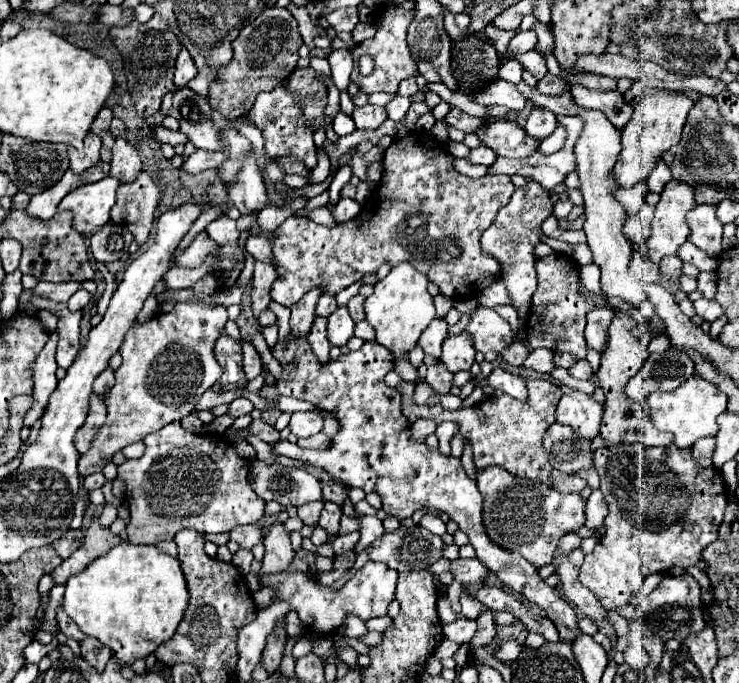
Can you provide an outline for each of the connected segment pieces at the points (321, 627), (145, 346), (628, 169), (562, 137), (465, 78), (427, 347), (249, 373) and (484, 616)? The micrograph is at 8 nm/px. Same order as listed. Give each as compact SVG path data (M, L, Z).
M368 561L362 569L358 569L338 591L318 583L312 575L302 571L284 569L272 575L260 575L260 585L274 589L276 601L286 601L290 605L290 611L298 613L304 627L320 635L328 635L336 631L350 613L354 613L362 621L388 615L388 605L394 601L396 581L398 581L398 573L394 569L374 561Z
M208 271L190 287L194 301L178 303L170 313L158 313L146 323L132 323L120 345L122 365L115 371L116 382L106 393L106 423L96 431L90 449L80 455L80 475L102 471L112 455L128 443L142 441L146 433L192 413L200 395L220 379L222 369L214 359L214 345L224 333L228 313L224 305L206 303L208 297L216 295L216 289L218 279L214 271Z
M634 83L624 95L625 99L633 99L634 113L628 125L622 131L622 151L618 155L618 161L612 169L614 179L622 187L632 187L636 181L646 179L654 163L662 157L664 151L674 147L678 143L678 137L682 135L682 127L686 123L686 115L692 109L692 99L688 99L684 93L665 91L660 89L639 87Z
M556 125L556 131L550 135L550 137L546 137L546 141L542 141L540 143L540 153L544 153L544 155L552 155L552 153L556 153L556 151L560 151L562 147L564 147L564 143L566 143L566 129L564 129L564 125Z
M444 11L444 27L454 43L450 69L458 79L458 91L464 95L472 95L472 93L482 91L486 85L494 83L498 79L498 69L500 69L500 53L496 51L496 47L488 39L482 39L480 33L470 33L466 15L462 15L462 13L452 15L452 13Z
M436 317L420 335L418 339L418 345L428 353L432 355L434 359L440 357L442 353L442 341L444 337L448 335L448 323L442 319L442 317Z
M242 345L242 357L244 357L244 375L248 381L252 381L254 377L258 377L262 373L262 363L260 363L260 355L254 349L254 345Z
M486 609L484 613L480 613L480 617L478 617L476 621L478 621L478 631L476 631L476 635L472 637L470 645L472 645L472 647L488 645L488 643L494 639L494 635L496 635L494 611L492 611L492 609Z

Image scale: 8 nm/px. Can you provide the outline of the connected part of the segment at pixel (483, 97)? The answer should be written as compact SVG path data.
M498 79L498 85L490 85L490 89L484 89L480 93L480 97L470 97L474 101L478 101L480 105L504 105L512 111L522 111L528 103L528 99L516 89L514 83L508 83L504 79Z

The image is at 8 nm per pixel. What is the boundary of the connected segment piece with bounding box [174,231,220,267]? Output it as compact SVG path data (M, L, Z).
M200 231L194 237L194 241L182 253L176 255L174 263L176 267L200 267L204 265L206 257L218 257L218 251L220 251L218 243L212 241L206 231Z

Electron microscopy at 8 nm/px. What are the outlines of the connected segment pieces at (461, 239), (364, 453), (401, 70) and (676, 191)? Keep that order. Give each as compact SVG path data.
M406 135L396 139L384 153L384 177L380 185L368 195L360 215L352 221L346 221L338 227L324 227L306 217L288 217L276 231L272 239L276 265L286 269L282 279L276 279L270 295L276 303L290 307L312 287L322 287L328 293L338 293L358 281L364 273L376 273L382 263L398 265L402 261L410 261L418 265L422 273L428 275L432 283L440 287L440 293L446 297L456 297L462 289L472 285L476 291L486 289L500 277L500 265L494 257L486 257L480 249L480 235L494 221L500 207L504 207L512 193L514 183L508 175L484 175L480 179L470 179L460 175L454 167L454 157L434 141L432 135Z
M290 333L288 339L286 339L286 345L284 345L284 341L278 341L272 347L272 355L282 365L282 375L276 381L278 393L280 395L288 395L288 397L296 397L296 399L302 399L302 401L308 401L316 409L320 409L322 413L328 413L328 415L336 417L338 423L340 423L338 433L334 435L334 439L330 441L330 445L326 449L302 449L296 443L279 441L268 445L274 455L286 455L286 457L292 457L292 459L298 459L298 461L308 461L308 463L324 469L334 481L338 481L338 483L342 483L346 487L350 485L350 487L360 487L366 493L372 493L372 491L378 493L382 497L382 509L388 515L396 517L398 521L402 521L406 517L412 517L412 513L418 511L418 509L438 509L438 511L450 515L450 519L456 521L460 525L460 529L470 537L470 543L476 549L476 557L492 573L496 573L498 579L510 591L522 595L524 599L528 599L530 603L538 605L540 609L546 609L546 615L556 625L556 629L560 631L560 639L562 641L574 641L574 637L580 635L580 629L576 625L574 609L568 605L568 601L560 599L558 591L554 587L546 585L544 579L538 575L536 567L530 565L520 553L502 549L502 547L498 547L488 537L488 533L484 529L484 523L482 523L482 505L484 505L484 499L482 499L482 495L480 495L480 491L476 487L476 481L472 481L472 479L466 477L460 459L453 456L444 457L438 449L430 449L426 445L426 441L416 441L412 437L410 421L400 411L400 393L396 389L390 389L384 383L384 375L394 367L394 357L392 357L392 353L386 347L382 347L378 343L364 343L358 351L348 351L348 353L340 355L336 361L320 363L316 359L316 355L312 353L312 349L310 349L308 337L306 335L294 337Z
M382 5L380 13L378 13L378 19L376 19L376 27L378 27L376 35L372 39L366 39L360 45L350 49L354 61L358 61L362 53L372 53L374 63L376 63L374 71L370 75L366 75L366 77L360 75L358 65L352 71L352 81L360 87L362 93L366 93L366 95L376 93L376 91L396 93L400 81L404 81L406 77L414 77L416 75L416 61L412 59L410 49L406 45L406 29L408 29L412 17L414 17L414 11L406 11L400 5Z
M668 181L656 205L652 235L646 243L648 257L660 263L664 255L676 255L678 247L686 241L690 229L686 225L686 211L694 205L694 191L686 181Z

